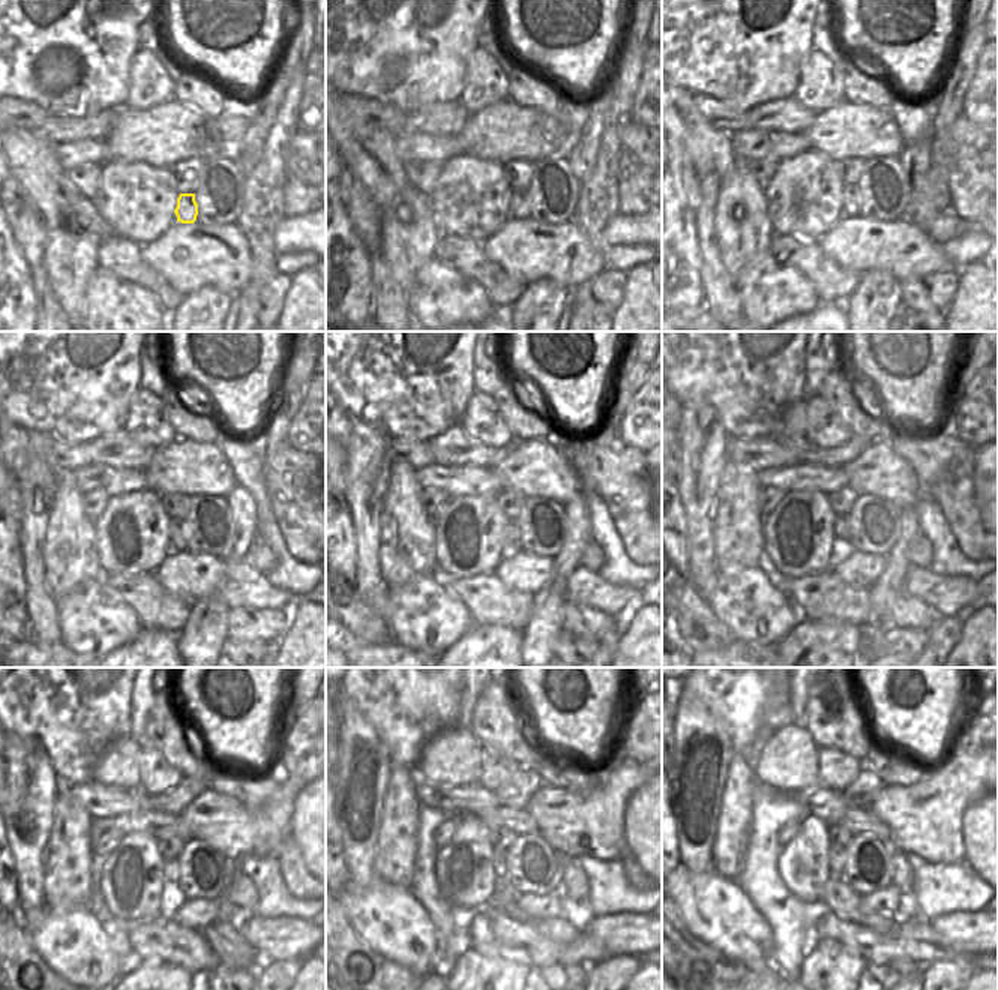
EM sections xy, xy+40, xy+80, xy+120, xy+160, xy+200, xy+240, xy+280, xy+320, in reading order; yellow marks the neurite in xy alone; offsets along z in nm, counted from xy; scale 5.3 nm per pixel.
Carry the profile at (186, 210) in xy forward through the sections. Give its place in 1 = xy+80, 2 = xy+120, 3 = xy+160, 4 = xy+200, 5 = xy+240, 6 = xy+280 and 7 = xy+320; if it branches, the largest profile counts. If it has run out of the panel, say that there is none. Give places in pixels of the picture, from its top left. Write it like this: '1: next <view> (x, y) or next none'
1: next xy+80 (851, 197)
2: next xy+120 (176, 537)
3: next xy+160 (511, 528)
4: next xy+200 (841, 528)
5: next xy+240 (170, 869)
6: next xy+280 (498, 855)
7: next xy+320 (836, 854)

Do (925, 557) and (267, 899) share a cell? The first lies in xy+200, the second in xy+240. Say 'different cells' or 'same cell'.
different cells

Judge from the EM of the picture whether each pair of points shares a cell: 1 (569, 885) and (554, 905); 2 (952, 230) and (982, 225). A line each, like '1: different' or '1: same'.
1: different
2: same

